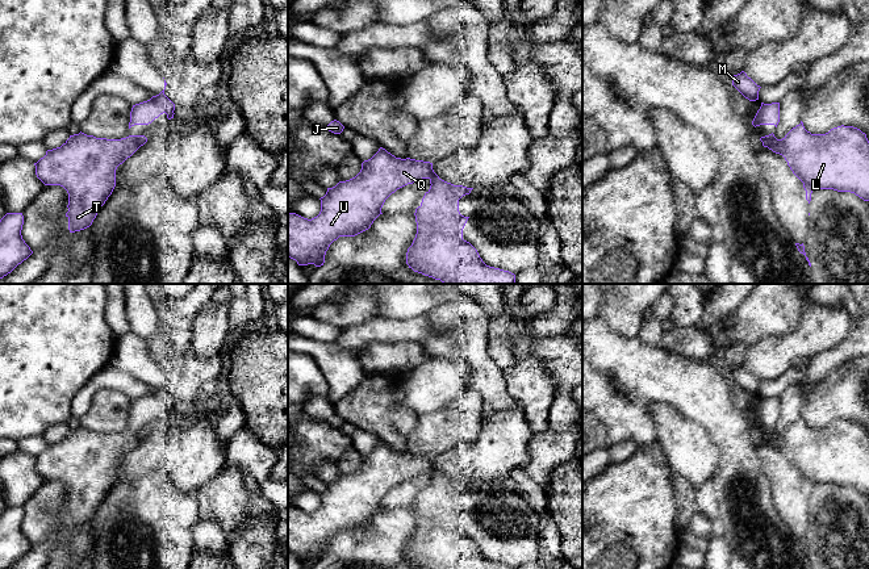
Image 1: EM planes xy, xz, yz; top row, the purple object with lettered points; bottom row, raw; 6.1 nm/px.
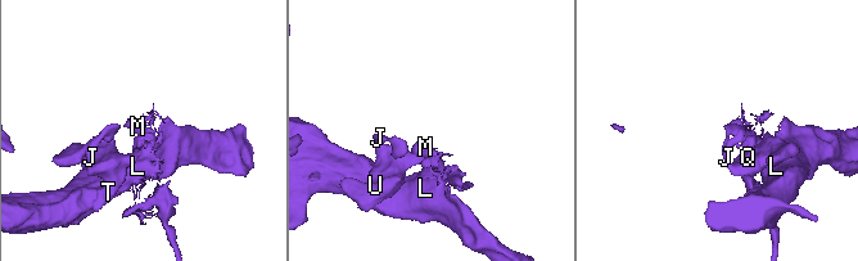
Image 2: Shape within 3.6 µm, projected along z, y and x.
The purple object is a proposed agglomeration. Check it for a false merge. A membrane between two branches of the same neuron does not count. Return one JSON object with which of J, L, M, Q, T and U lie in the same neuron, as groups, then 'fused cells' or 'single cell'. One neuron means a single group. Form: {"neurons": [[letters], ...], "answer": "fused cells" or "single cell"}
{"neurons": [["J", "Q", "T", "U"], ["L", "M"]], "answer": "fused cells"}

